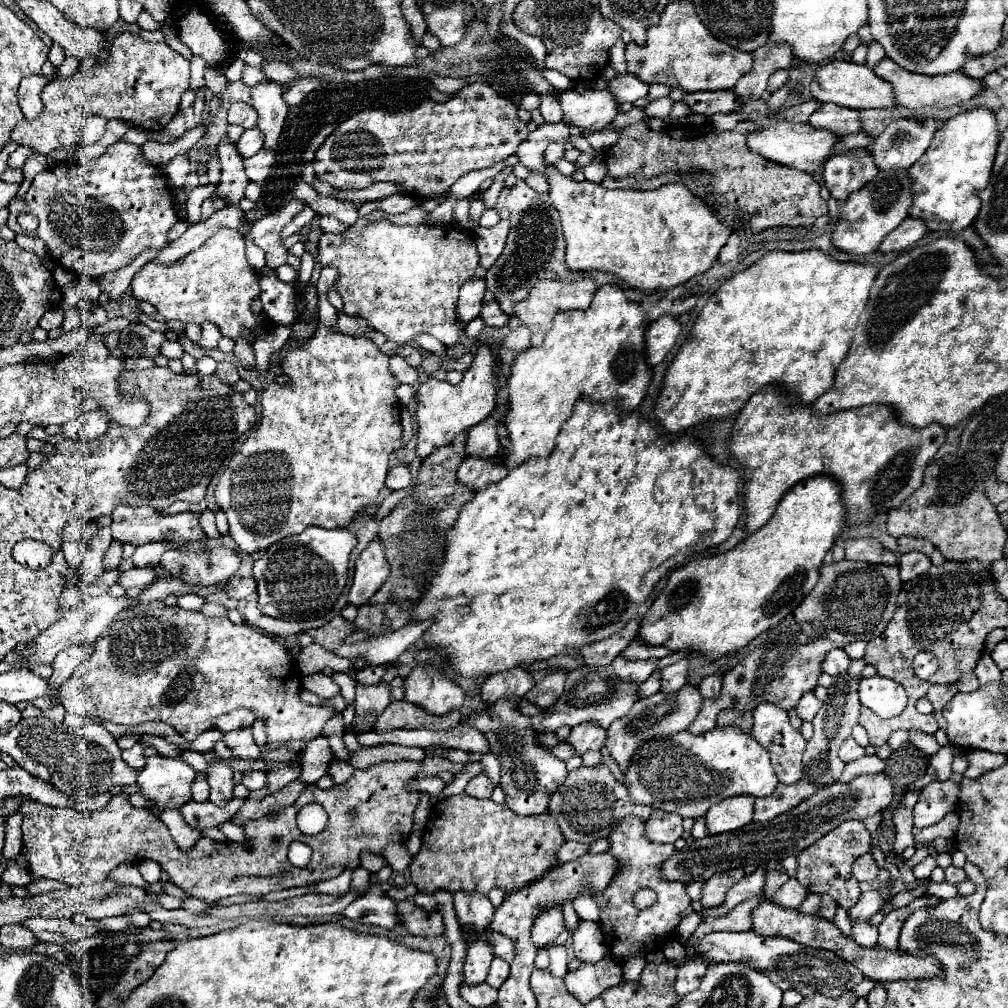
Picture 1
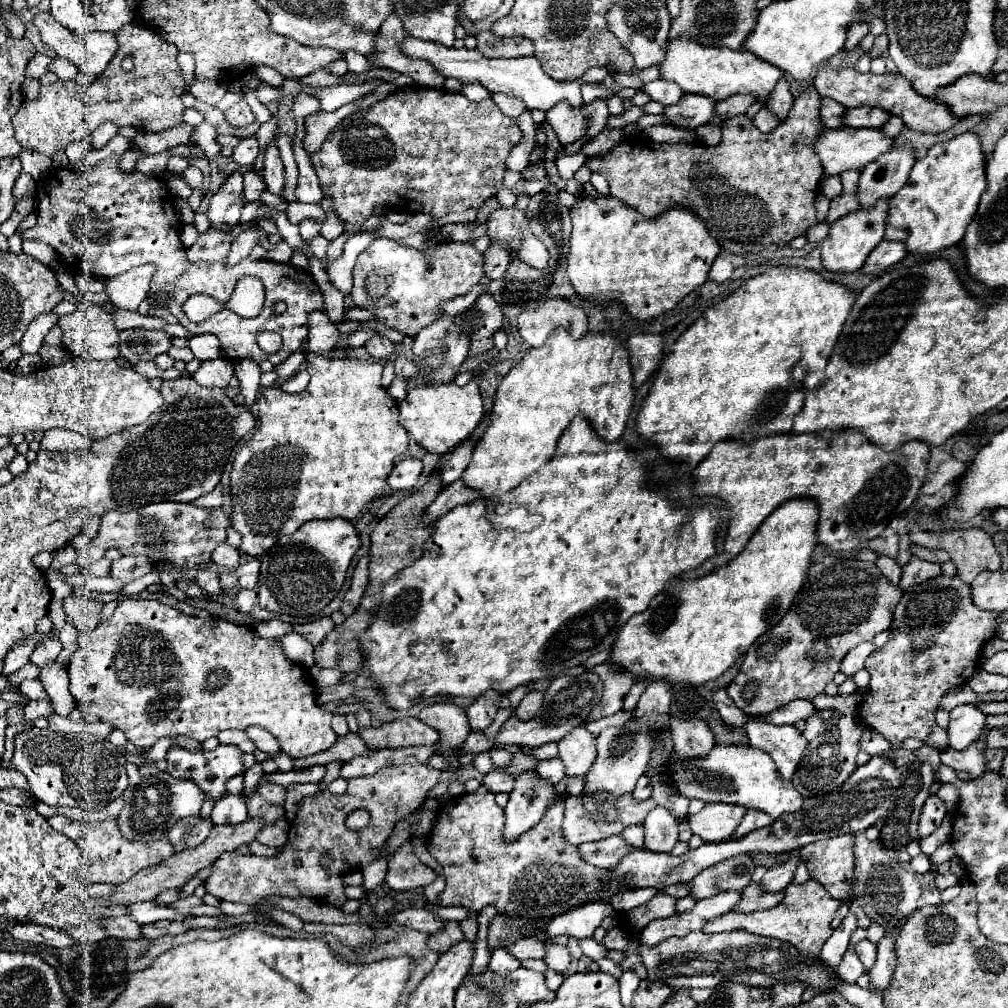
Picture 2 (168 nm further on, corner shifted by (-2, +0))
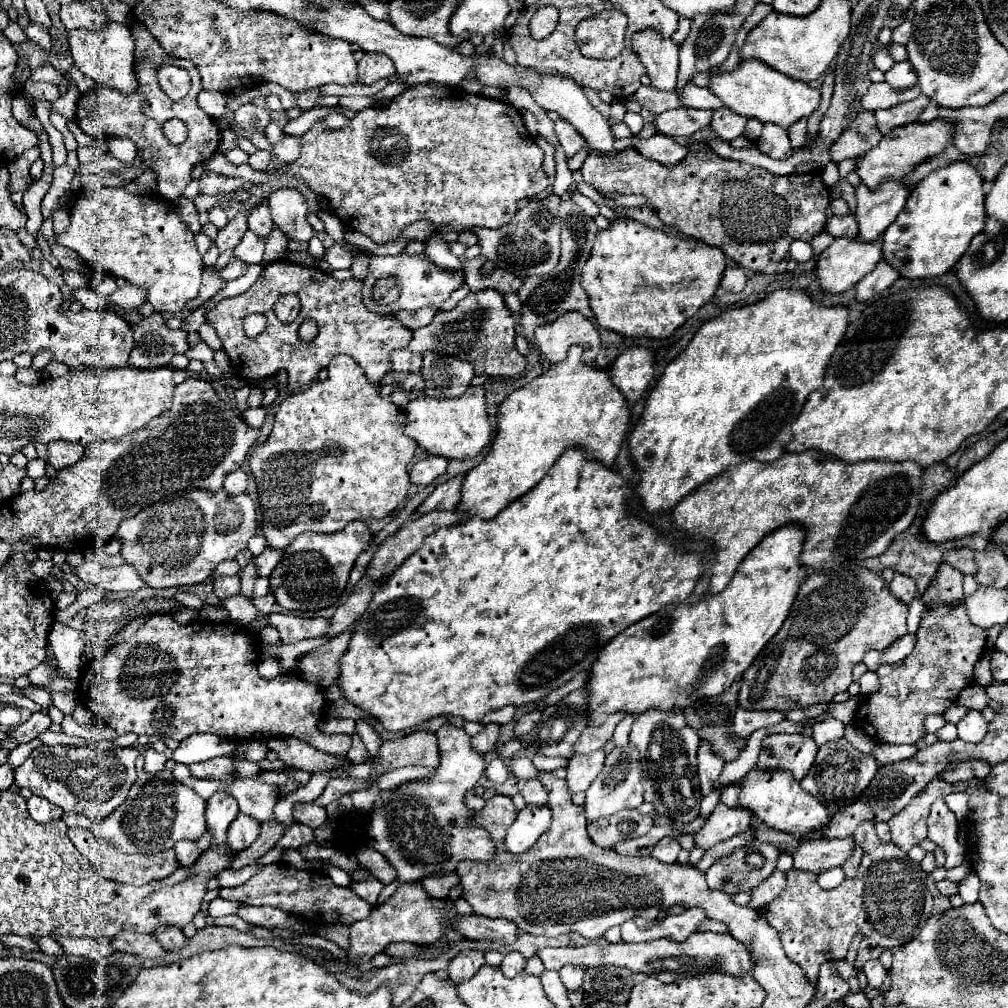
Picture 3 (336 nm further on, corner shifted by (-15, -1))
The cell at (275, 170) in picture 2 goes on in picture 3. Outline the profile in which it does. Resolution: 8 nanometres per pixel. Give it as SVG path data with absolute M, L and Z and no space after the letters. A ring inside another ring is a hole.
M283 189L275 191L267 201L275 227L289 241L309 241L315 235L313 227L307 223L307 203L301 193Z

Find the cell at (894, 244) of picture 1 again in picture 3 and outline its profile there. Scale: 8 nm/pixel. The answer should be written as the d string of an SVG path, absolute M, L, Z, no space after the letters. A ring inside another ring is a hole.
M879 261L879 265L867 277L863 277L863 281L859 281L855 285L855 299L863 301L863 303L873 299L875 295L879 295L887 287L891 287L897 277L899 277L899 273L891 265L887 265L885 261Z

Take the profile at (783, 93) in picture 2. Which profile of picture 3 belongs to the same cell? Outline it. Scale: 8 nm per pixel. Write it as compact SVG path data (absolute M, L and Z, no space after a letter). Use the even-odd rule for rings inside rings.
M797 121L791 129L789 129L789 139L793 149L801 149L807 145L809 141L809 131L807 131L807 121Z

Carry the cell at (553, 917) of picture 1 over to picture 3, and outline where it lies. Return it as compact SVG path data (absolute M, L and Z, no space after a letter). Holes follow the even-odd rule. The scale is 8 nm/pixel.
M563 967L563 969L559 969L561 981L563 981L563 985L565 985L569 991L581 987L581 983L583 983L583 973L585 973L583 967Z

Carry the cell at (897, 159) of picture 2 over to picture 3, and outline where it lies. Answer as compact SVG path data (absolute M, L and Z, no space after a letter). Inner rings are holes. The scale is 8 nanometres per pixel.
M885 181L877 191L869 191L863 183L855 187L859 239L871 243L879 239L885 229L897 219L903 209L909 189L901 181Z

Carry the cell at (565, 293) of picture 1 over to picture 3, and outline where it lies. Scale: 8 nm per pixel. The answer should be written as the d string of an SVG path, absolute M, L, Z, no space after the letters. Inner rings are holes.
M575 311L565 313L559 321L553 321L553 325L535 329L535 341L551 365L561 363L571 345L581 345L585 349L581 357L583 363L595 361L599 353L599 333L595 325Z

